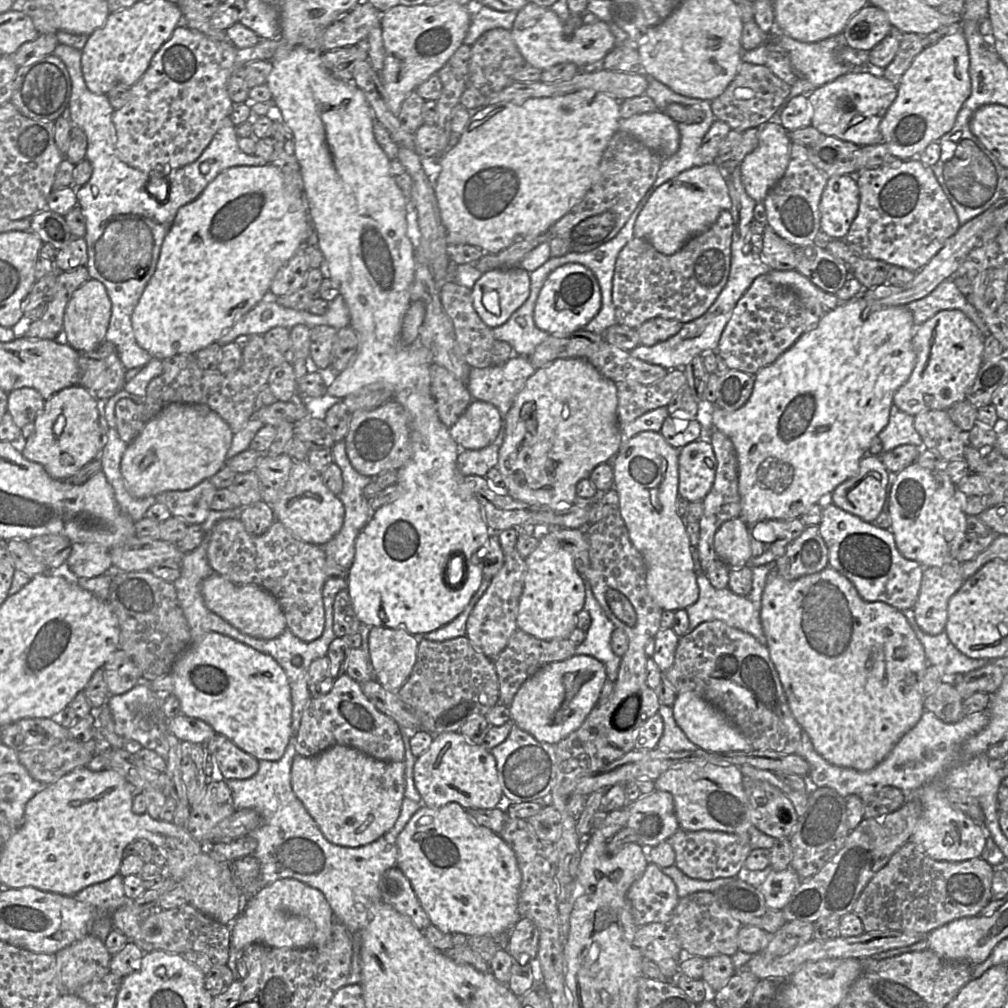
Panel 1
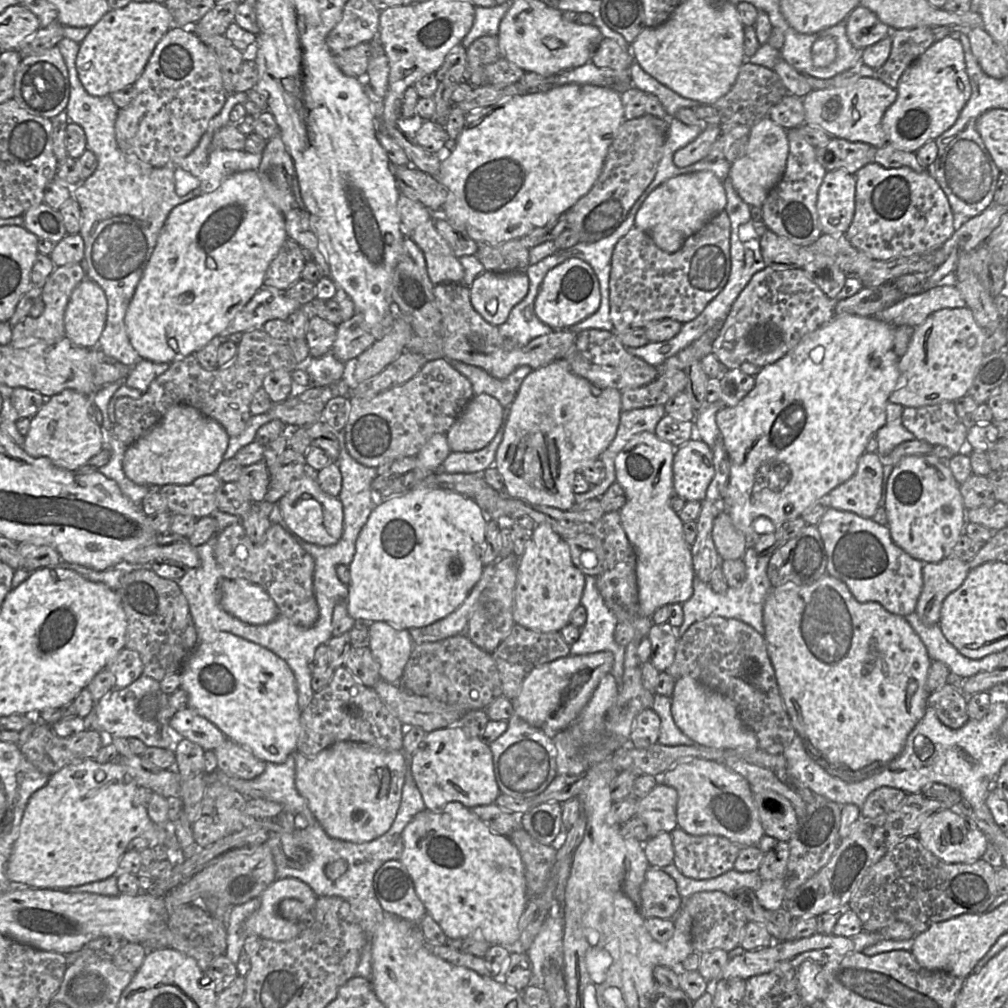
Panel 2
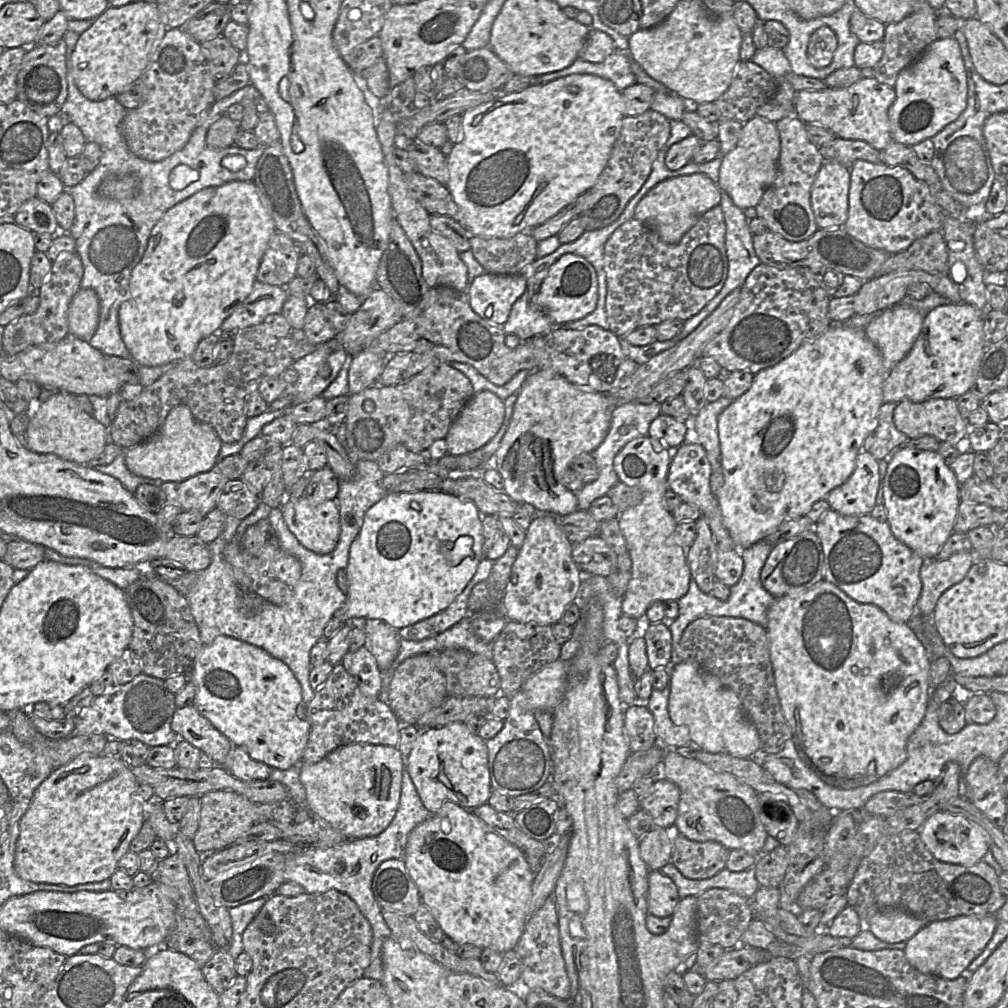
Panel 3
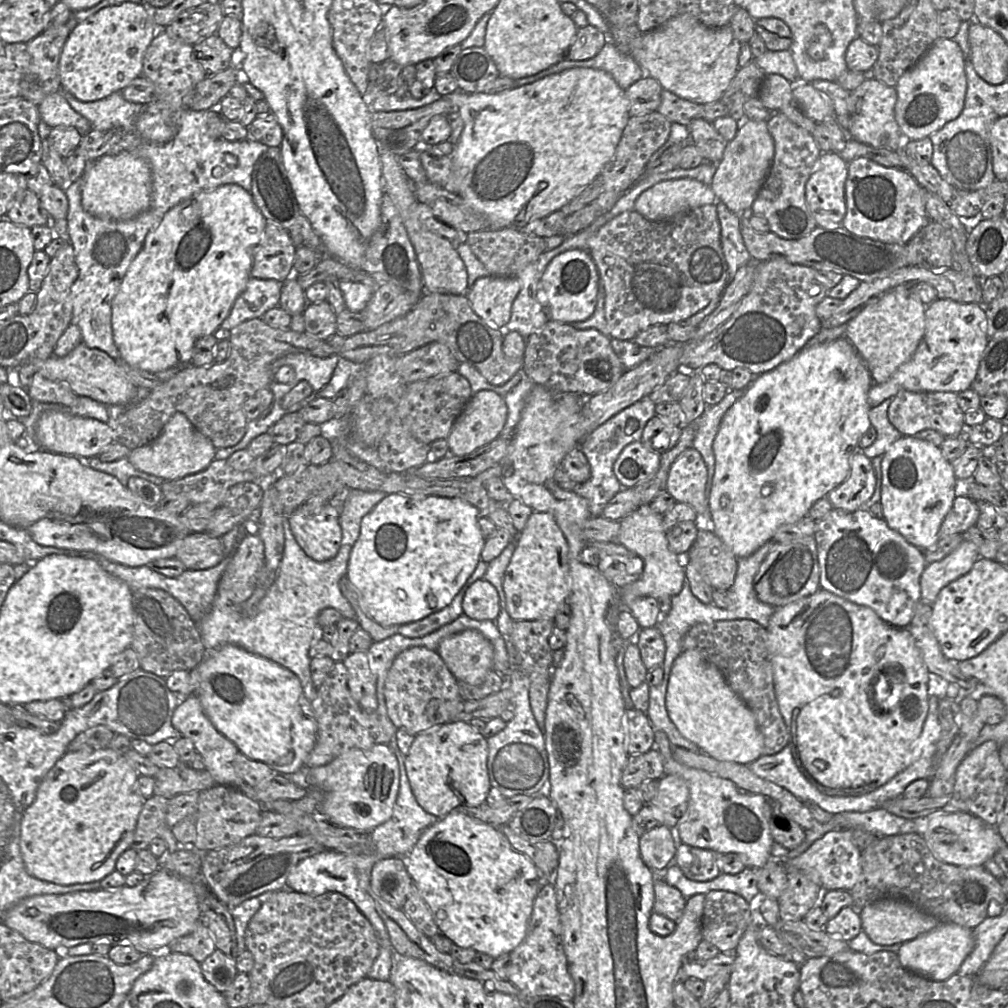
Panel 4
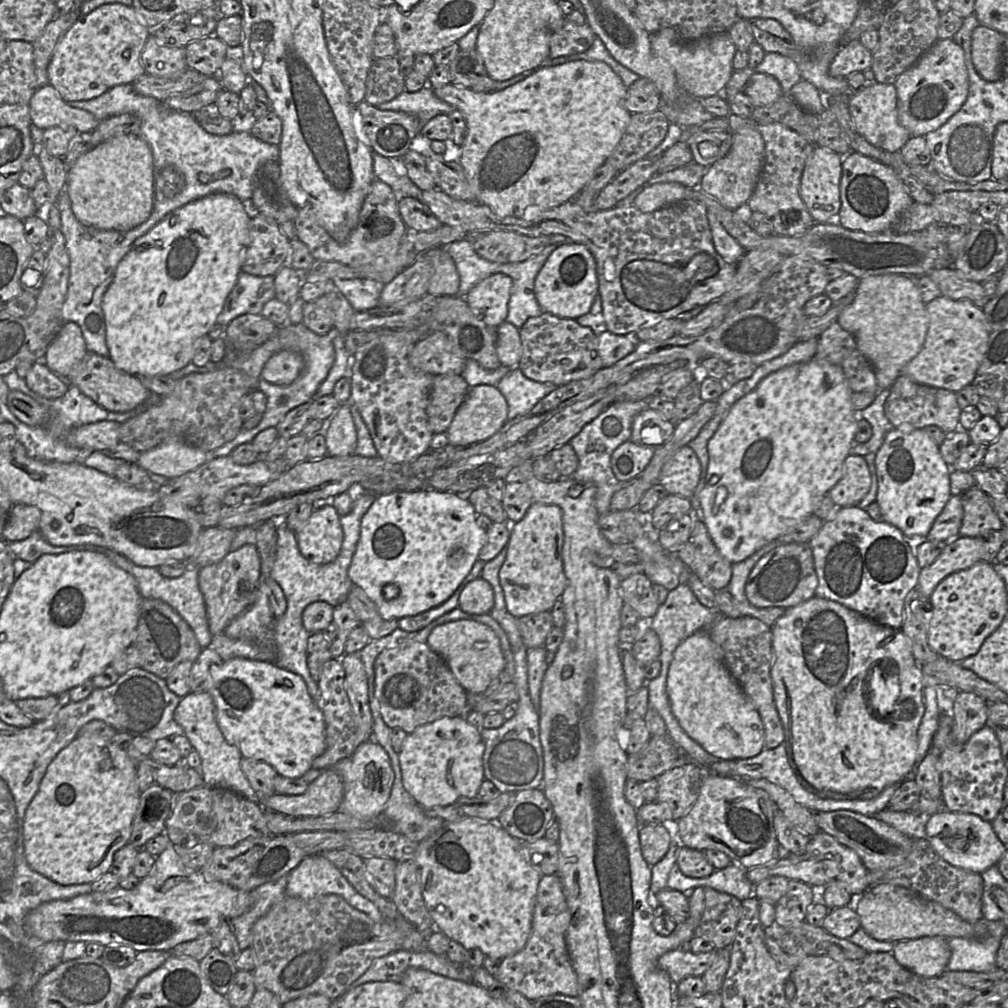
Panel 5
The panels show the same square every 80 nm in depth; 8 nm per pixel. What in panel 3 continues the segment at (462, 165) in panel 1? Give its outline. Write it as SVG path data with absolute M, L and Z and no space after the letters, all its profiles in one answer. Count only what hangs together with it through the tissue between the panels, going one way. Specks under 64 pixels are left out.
M571 74L505 94L462 114L459 142L446 157L446 187L457 206L456 221L471 236L511 238L543 224L591 189L603 172L625 115L622 92L604 78Z

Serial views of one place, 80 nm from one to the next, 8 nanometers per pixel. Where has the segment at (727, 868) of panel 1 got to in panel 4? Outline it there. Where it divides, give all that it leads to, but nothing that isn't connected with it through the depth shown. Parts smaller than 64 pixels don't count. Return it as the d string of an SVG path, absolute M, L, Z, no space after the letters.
M681 843L677 846L674 862L690 880L706 881L719 875L717 852Z

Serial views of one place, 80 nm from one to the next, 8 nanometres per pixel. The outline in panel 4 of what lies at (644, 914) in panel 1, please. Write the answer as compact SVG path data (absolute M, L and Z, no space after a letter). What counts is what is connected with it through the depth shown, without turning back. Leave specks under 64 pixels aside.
M654 872L654 908L653 911L677 922L684 911L687 899L681 891L669 885Z

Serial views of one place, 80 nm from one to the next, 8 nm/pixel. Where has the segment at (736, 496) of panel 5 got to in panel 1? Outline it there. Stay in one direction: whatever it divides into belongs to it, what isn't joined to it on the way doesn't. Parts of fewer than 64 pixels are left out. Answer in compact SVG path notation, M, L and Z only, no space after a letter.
M862 296L837 306L821 318L816 327L804 333L773 363L761 368L754 375L754 386L748 401L739 409L728 411L715 406L712 413L714 429L727 435L736 450L738 459L738 489L741 497L741 513L739 518L746 524L763 520L791 520L799 518L808 511L820 498L832 493L841 483L855 477L859 472L860 460L867 455L872 440L888 424L889 414L896 391L909 379L915 364L916 354L912 339L915 334L915 324L911 311L907 306L891 306L870 312L870 305Z

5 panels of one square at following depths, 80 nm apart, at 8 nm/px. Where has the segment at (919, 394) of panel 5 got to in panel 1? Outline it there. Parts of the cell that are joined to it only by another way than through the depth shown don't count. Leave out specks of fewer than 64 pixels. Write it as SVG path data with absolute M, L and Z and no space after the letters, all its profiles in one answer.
M931 410L914 416L914 427L925 447L938 451L946 462L965 459L969 433L953 423L947 410Z

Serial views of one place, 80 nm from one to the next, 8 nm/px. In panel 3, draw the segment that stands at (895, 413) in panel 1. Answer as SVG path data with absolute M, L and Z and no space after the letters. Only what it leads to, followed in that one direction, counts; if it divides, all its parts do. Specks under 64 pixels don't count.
M898 403L882 404L878 412L878 426L875 430L876 441L869 452L876 460L884 459L892 451L904 444L909 437L900 432L893 421L893 413Z

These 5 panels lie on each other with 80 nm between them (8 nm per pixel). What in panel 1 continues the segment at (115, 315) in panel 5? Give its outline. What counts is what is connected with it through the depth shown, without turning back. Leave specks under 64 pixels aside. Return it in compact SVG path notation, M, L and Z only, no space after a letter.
M270 163L263 166L237 166L222 171L194 201L178 210L164 238L155 273L147 283L131 316L132 328L138 345L152 357L162 360L176 354L195 353L216 342L242 315L269 293L270 285L278 270L310 241L312 233L313 225L309 217L308 202L302 180L301 186L298 186L295 177L284 177L282 171Z

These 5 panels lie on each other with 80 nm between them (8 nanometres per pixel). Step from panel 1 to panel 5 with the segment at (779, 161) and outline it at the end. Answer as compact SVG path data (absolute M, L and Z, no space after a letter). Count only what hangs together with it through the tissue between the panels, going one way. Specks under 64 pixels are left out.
M742 129L733 133L730 151L707 168L700 186L703 193L718 201L723 207L734 211L748 202L765 162L765 142L761 134L753 129Z

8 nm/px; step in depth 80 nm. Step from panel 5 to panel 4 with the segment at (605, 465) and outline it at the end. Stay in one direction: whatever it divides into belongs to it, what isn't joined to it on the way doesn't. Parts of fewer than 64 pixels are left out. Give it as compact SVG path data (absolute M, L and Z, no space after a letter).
M647 396L611 416L604 423L589 432L579 444L579 449L586 456L591 470L588 481L577 484L573 490L588 501L593 517L601 516L605 505L617 494L622 485L613 472L613 464L621 450L631 442L641 441L647 422L656 415L655 403Z

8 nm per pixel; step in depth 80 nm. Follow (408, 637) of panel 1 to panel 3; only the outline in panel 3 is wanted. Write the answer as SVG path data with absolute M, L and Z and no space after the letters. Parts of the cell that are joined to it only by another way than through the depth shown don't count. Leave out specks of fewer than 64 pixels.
M366 619L365 633L365 647L373 654L377 666L382 672L389 670L399 651L398 630L383 620Z

